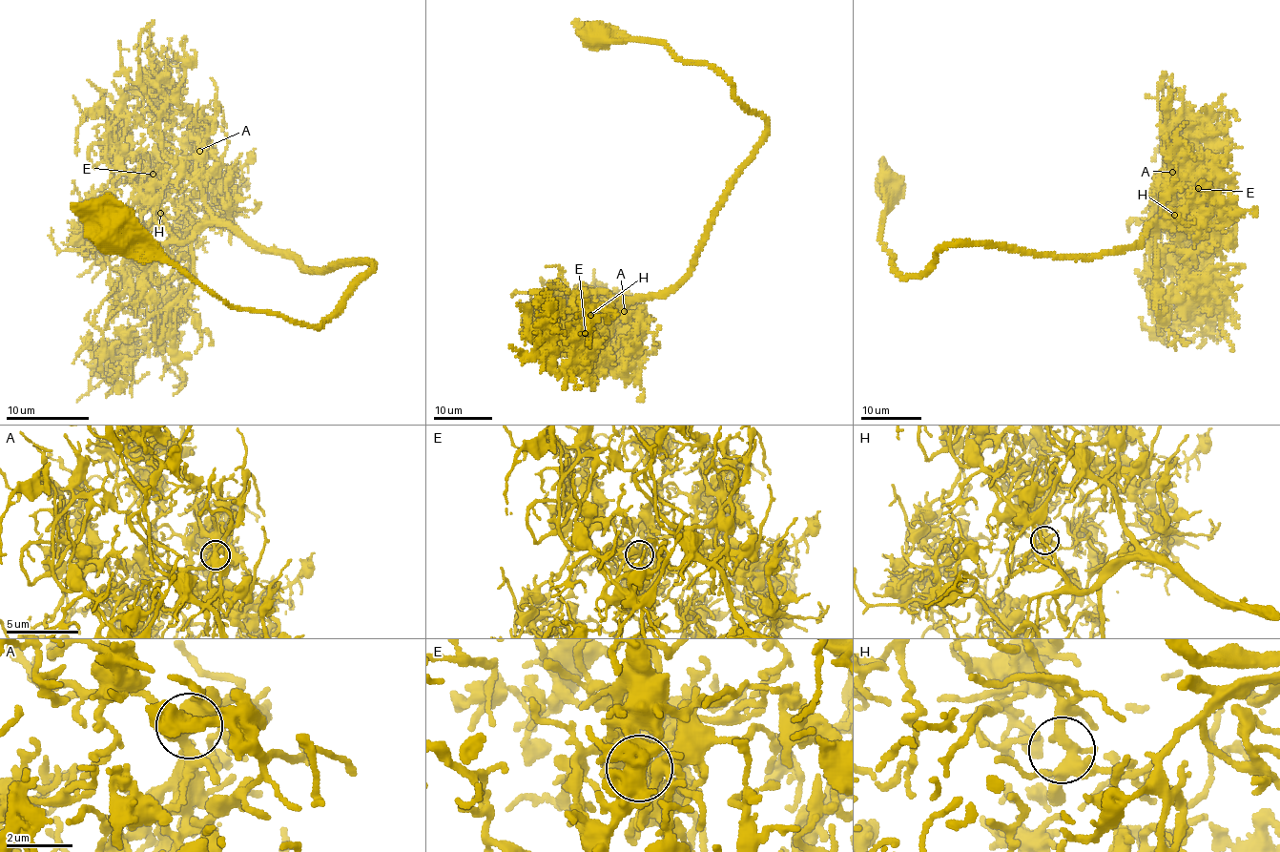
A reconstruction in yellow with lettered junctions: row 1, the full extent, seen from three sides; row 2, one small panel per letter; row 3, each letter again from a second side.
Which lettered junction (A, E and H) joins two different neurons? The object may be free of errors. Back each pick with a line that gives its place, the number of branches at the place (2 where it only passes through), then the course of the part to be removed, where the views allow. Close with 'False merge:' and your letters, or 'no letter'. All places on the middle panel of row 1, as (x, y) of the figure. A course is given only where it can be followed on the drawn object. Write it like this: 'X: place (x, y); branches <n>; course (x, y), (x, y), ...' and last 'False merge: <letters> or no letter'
False merge: no letter

